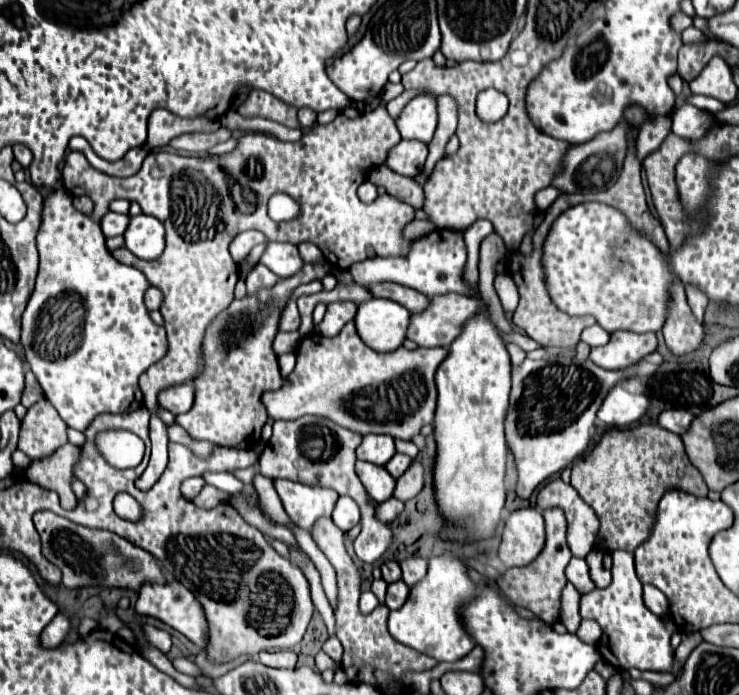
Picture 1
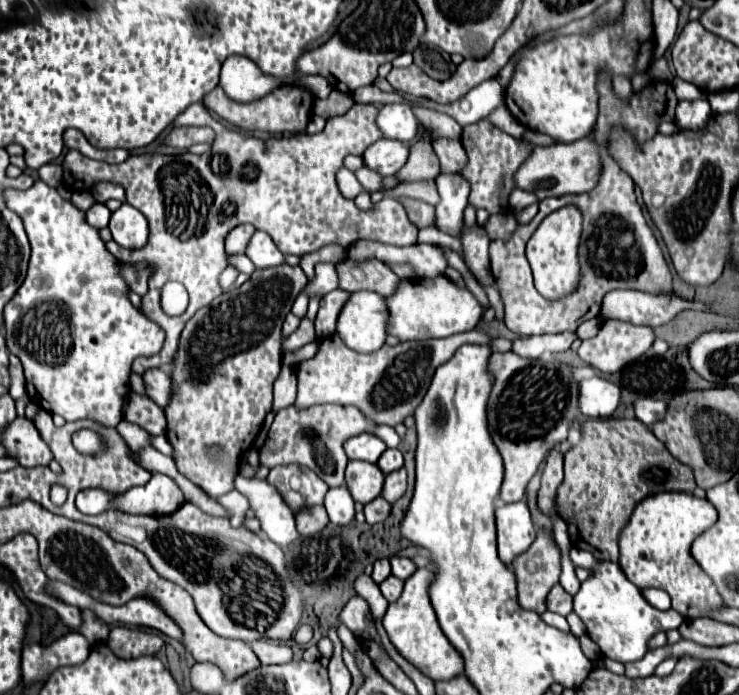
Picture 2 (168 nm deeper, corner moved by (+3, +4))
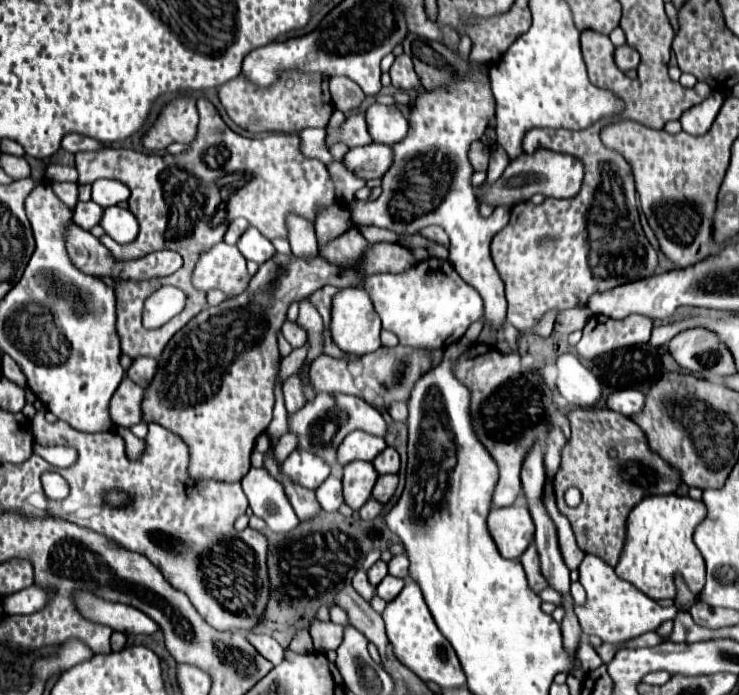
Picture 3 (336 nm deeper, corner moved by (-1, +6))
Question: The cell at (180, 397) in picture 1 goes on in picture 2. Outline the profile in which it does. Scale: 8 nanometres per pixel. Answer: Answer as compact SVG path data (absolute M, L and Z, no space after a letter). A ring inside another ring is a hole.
M148 369L144 371L142 379L144 379L146 395L158 407L166 407L166 403L170 401L170 377L162 369Z

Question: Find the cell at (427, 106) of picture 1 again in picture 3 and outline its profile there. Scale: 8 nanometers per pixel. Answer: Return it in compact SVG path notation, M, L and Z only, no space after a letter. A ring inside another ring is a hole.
M380 103L370 105L366 111L366 123L372 139L386 145L402 141L408 133L408 119L402 115L402 111L396 105L394 107Z

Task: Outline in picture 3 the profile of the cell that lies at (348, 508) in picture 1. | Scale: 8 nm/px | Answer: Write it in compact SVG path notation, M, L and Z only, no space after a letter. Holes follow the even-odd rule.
M330 475L316 491L316 499L322 505L324 511L328 513L336 513L340 509L340 505L344 503L344 493L342 493L342 479L338 479L336 475Z

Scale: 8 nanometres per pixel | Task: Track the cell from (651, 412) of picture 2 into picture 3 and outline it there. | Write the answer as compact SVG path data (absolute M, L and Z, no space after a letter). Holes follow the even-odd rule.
M622 389L622 391L616 391L608 397L606 405L608 409L612 411L618 411L626 417L632 417L636 413L640 413L644 409L644 393L636 391L636 389Z

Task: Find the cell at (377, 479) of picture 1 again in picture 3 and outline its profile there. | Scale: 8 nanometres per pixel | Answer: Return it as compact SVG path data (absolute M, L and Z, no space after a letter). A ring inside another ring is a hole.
M354 461L344 467L344 501L352 509L360 509L372 495L372 487L378 479L378 471L372 463Z

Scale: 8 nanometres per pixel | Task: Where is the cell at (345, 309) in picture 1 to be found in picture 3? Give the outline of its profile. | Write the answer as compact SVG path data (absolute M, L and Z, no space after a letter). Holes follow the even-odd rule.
M326 285L326 287L322 287L322 289L318 289L316 293L312 293L308 299L318 307L318 313L322 315L322 319L324 319L324 327L328 327L330 325L330 309L332 309L332 299L334 299L334 295L338 293L340 289L338 287L334 287L334 285Z

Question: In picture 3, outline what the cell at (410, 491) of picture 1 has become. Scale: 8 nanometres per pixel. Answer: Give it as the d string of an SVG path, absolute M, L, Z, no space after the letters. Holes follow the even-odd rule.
M380 475L374 485L372 497L376 497L380 503L388 503L390 497L394 495L396 487L398 487L398 475L386 475L386 477Z

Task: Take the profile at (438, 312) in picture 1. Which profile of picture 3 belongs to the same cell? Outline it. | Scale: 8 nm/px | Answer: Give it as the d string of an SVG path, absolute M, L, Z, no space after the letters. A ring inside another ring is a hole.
M428 257L404 273L370 275L364 283L376 313L382 319L382 327L396 333L402 345L444 349L458 341L466 329L484 317L484 303L478 291L474 291L454 271L450 261Z

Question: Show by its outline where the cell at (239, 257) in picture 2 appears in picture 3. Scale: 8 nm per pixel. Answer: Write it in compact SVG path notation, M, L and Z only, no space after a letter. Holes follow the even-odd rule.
M218 243L200 257L192 281L196 289L222 289L228 297L236 297L248 287L250 275L238 247Z

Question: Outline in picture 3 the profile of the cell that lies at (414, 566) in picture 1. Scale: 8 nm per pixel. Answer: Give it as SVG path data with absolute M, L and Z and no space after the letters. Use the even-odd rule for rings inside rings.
M394 555L392 561L388 563L388 569L390 569L388 573L400 579L408 579L408 567L410 567L410 561L406 555Z

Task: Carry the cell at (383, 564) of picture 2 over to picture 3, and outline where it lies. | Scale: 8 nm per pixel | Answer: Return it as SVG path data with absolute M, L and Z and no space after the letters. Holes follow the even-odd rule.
M382 559L376 561L376 563L372 565L372 569L368 571L368 579L370 579L372 585L378 585L386 575L388 575L388 563L384 563Z

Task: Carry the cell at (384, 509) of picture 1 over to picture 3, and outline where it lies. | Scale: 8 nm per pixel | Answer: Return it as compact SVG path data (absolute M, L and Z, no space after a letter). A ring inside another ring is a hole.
M372 497L372 499L368 499L366 505L360 509L360 517L366 519L366 521L376 519L376 517L382 513L382 509L384 509L384 505L382 505L380 501L374 501L374 497Z

